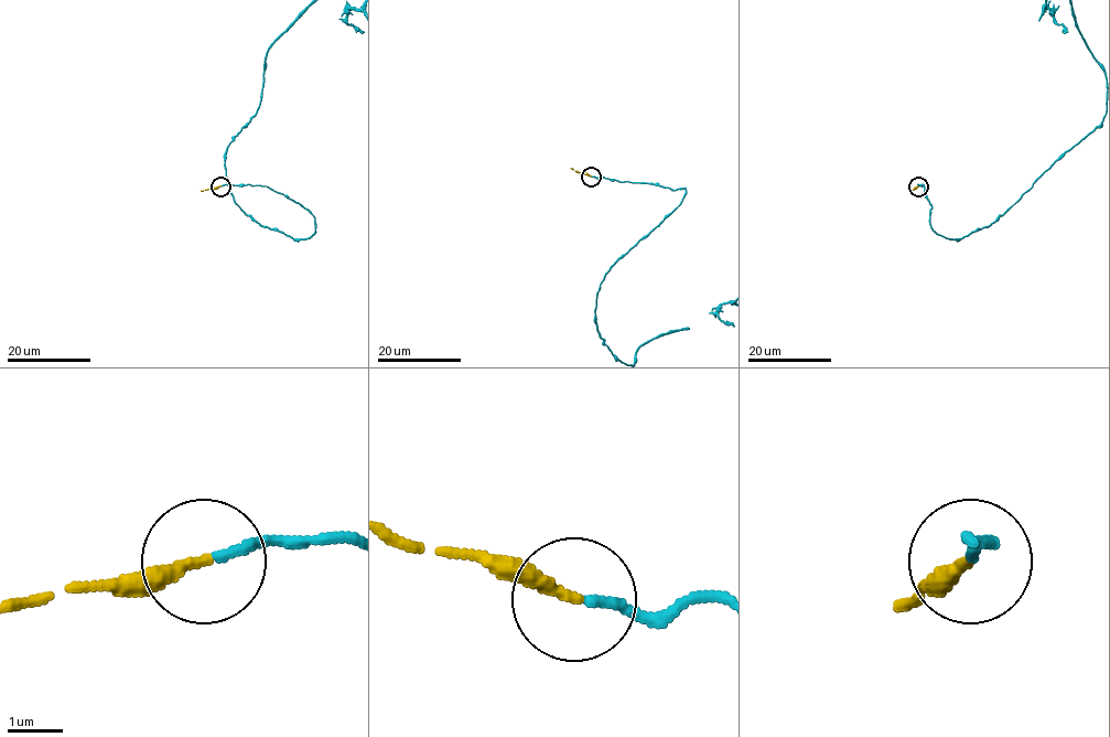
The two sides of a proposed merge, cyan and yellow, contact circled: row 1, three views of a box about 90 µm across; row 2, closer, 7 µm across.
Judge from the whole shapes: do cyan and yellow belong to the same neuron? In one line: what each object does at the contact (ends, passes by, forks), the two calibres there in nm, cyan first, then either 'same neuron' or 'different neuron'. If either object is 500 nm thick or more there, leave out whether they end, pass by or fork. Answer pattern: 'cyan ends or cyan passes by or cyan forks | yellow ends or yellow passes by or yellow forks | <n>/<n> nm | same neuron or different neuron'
cyan ends | yellow ends | 160/240 nm | same neuron

